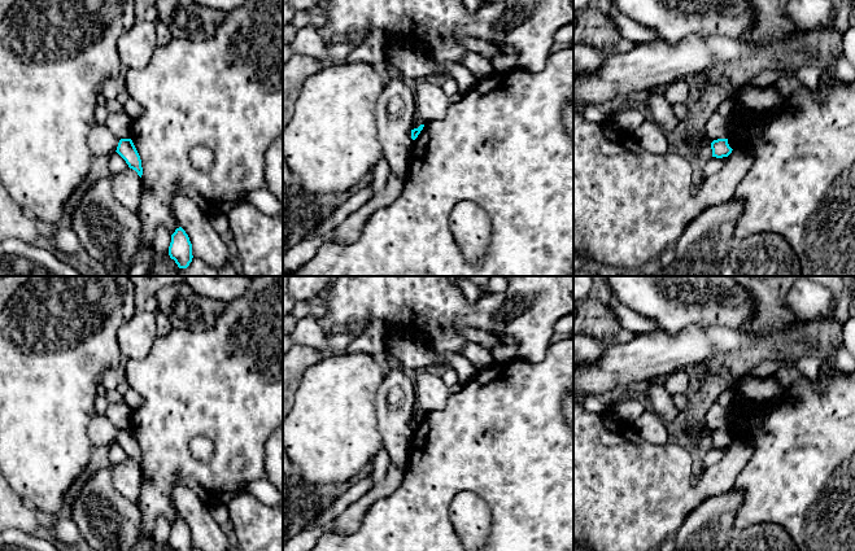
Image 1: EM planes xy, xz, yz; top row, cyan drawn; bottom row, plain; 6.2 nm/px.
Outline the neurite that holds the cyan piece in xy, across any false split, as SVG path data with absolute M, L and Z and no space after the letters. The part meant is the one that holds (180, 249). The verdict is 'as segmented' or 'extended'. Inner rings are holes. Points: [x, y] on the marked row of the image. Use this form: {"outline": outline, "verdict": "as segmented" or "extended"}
{"outline": "M182 227L176 228L171 235L169 255L175 261L179 268L187 268L192 262L192 244Z", "verdict": "as segmented"}

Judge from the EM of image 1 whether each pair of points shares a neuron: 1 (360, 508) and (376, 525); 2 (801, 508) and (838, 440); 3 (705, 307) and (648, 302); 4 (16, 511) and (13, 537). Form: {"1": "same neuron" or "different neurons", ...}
{"1": "different neurons", "2": "same neuron", "3": "same neuron", "4": "different neurons"}

